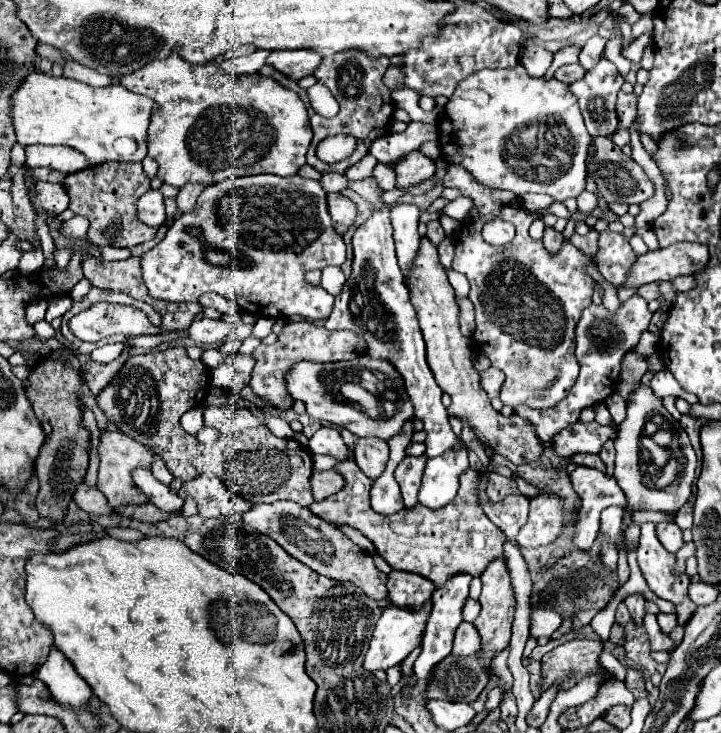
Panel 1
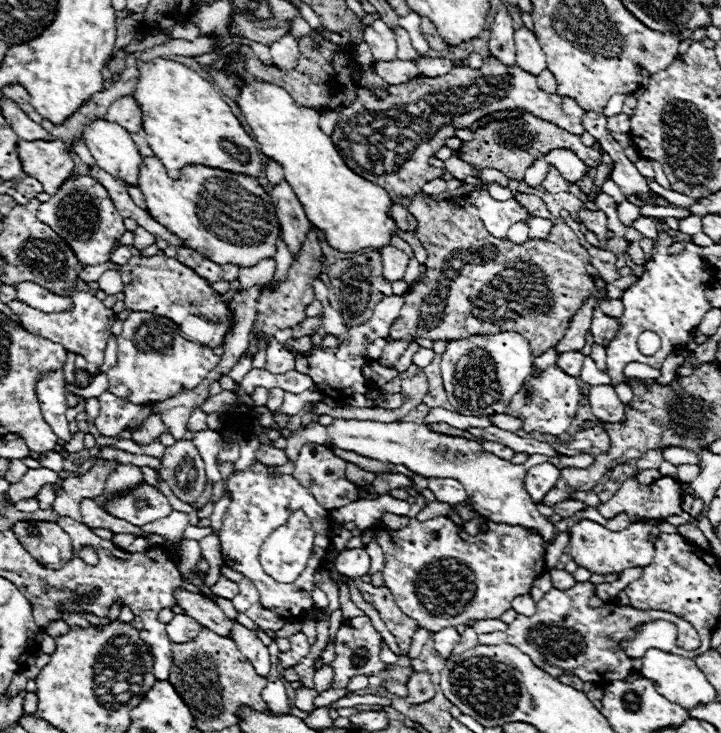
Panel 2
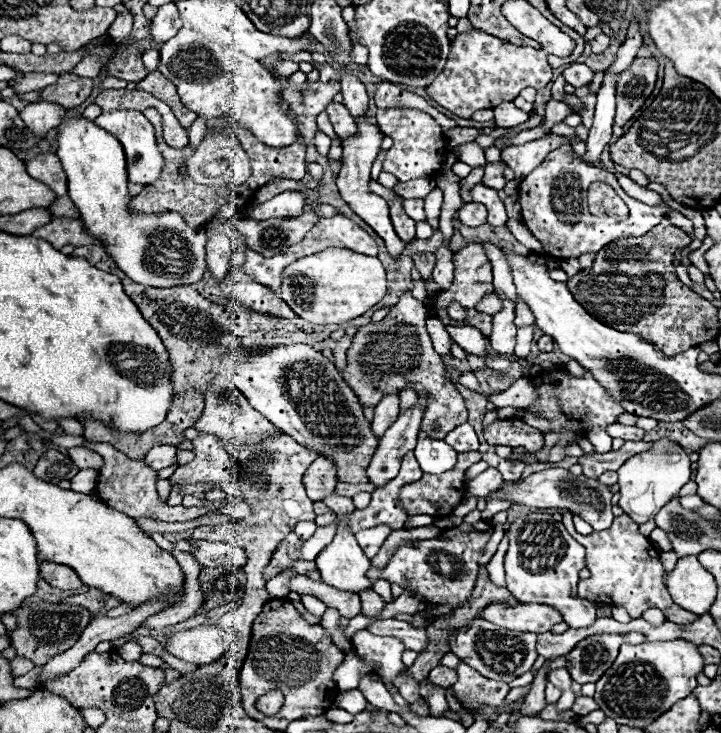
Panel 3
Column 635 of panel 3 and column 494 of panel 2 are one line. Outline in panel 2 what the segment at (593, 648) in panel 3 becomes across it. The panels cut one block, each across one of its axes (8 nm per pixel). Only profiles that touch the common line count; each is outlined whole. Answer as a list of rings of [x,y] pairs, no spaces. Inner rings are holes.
[[[578,582],[568,590],[552,588],[538,604],[532,616],[518,616],[508,624],[506,632],[480,634],[478,644],[512,644],[520,648],[538,668],[544,668],[550,676],[560,678],[564,672],[572,672],[582,682],[608,684],[612,680],[626,680],[632,674],[632,658],[620,648],[620,640],[632,638],[632,626],[648,620],[670,620],[678,630],[677,645],[684,650],[694,650],[700,646],[698,632],[684,618],[678,618],[668,612],[656,610],[636,610],[632,606],[604,604],[600,608],[588,606],[590,596],[594,594],[592,582]]]

